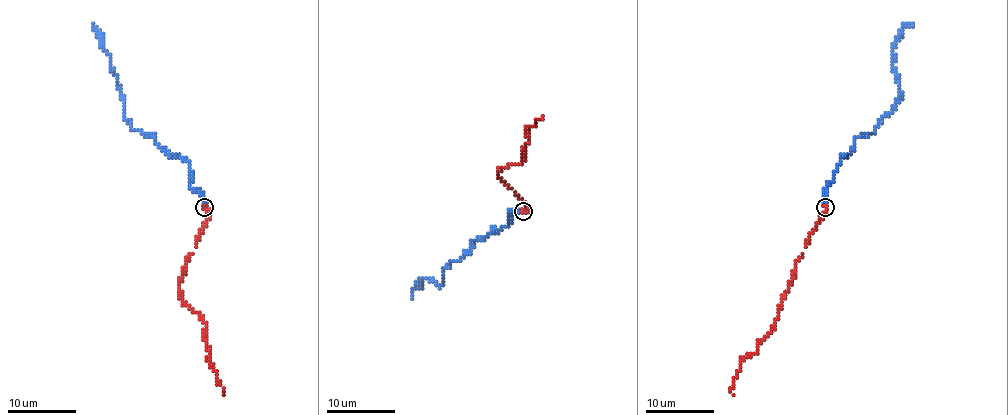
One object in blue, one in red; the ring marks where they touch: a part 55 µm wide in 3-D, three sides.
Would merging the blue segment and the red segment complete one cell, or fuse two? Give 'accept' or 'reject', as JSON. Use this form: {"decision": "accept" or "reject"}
{"decision": "accept"}

